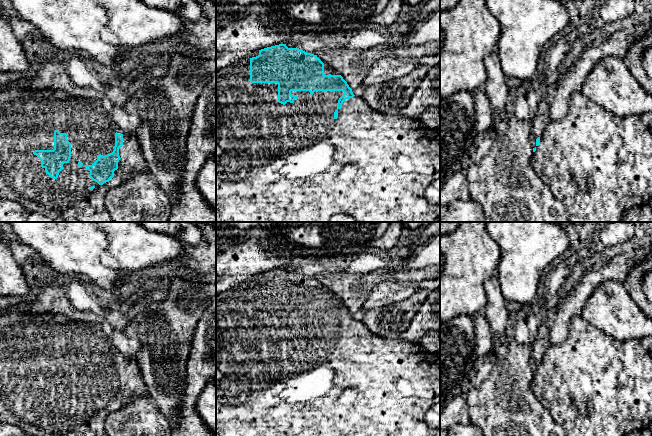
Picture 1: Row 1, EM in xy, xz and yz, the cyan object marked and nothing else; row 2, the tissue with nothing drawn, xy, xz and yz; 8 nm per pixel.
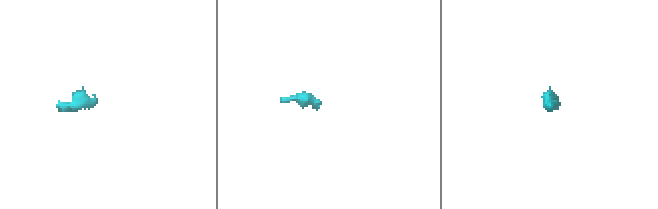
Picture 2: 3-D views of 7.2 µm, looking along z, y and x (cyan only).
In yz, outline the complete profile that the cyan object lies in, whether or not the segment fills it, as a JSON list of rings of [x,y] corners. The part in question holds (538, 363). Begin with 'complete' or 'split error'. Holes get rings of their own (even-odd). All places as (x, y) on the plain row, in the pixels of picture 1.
split error; [[[581,315],[572,318],[564,341],[549,346],[543,358],[536,363],[536,371],[531,379],[531,390],[540,403],[549,410],[554,420],[560,424],[566,436],[624,436],[636,429],[649,428],[652,423],[652,353],[644,348],[639,339],[619,341],[586,322]]]

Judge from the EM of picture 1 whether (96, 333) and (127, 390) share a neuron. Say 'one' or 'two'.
one

